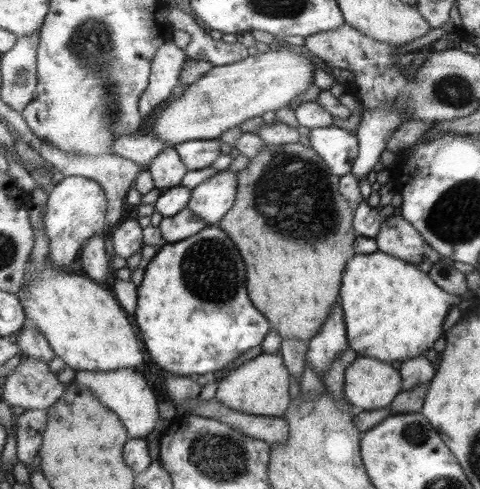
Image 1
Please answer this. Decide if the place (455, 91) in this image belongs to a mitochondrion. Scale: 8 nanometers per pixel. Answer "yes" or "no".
yes

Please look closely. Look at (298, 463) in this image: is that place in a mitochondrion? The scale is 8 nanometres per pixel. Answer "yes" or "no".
no

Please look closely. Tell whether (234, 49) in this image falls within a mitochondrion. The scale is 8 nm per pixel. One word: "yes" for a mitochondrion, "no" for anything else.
no

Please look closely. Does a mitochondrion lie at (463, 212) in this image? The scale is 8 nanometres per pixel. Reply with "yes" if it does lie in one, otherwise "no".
yes

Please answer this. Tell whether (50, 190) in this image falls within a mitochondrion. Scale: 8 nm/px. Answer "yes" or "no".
no

